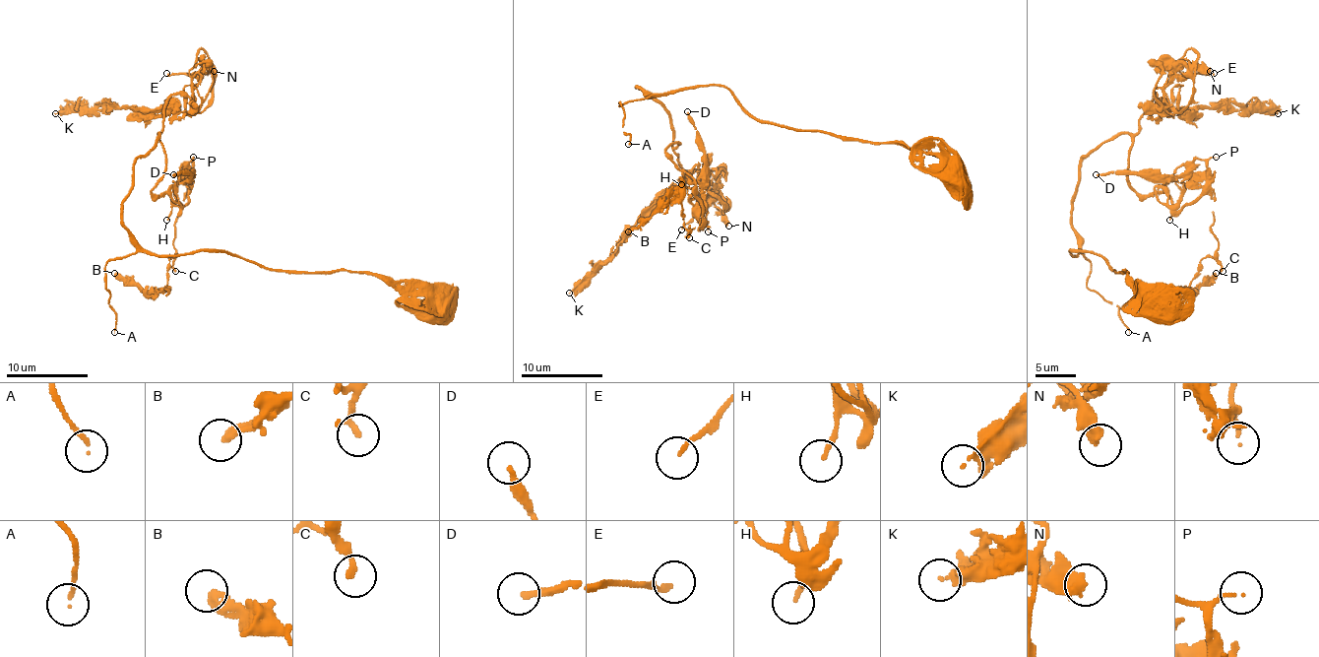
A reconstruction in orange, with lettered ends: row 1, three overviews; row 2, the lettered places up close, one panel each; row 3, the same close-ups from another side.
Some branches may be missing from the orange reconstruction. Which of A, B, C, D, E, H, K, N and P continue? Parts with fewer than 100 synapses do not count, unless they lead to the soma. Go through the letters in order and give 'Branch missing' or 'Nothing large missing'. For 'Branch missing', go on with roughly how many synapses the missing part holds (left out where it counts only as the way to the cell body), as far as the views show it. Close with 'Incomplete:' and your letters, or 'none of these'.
A: Branch missing. Roughly 110 synapses
B: Nothing large missing
C: Nothing large missing
D: Nothing large missing
E: Nothing large missing
H: Nothing large missing
K: Nothing large missing
N: Nothing large missing
P: Nothing large missing
Incomplete: A

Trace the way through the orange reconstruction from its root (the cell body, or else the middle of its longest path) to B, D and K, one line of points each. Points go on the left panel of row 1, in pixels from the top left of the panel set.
B: (438, 309), (364, 273), (147, 252), (122, 199), (158, 134), (151, 191), (187, 193), (166, 287), (114, 273)
D: (438, 309), (364, 273), (147, 252), (122, 199), (158, 134), (151, 191), (191, 179), (173, 174)
K: (438, 309), (364, 273), (147, 252), (122, 222), (122, 199), (175, 98), (155, 109), (55, 113)

